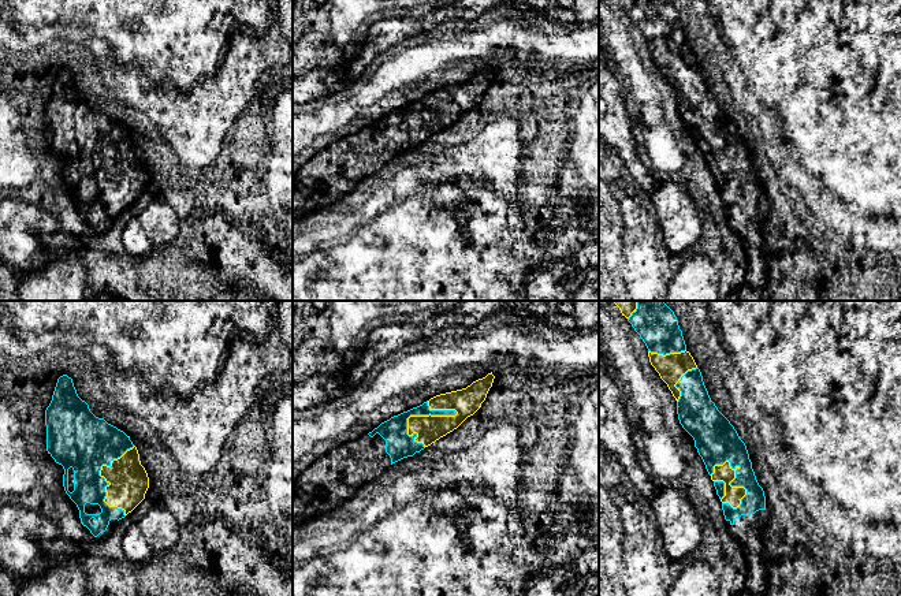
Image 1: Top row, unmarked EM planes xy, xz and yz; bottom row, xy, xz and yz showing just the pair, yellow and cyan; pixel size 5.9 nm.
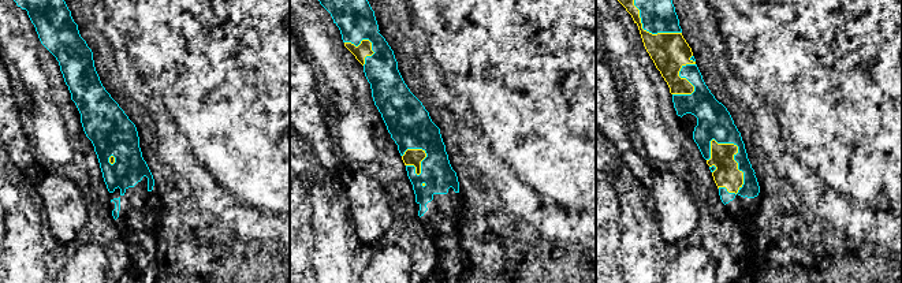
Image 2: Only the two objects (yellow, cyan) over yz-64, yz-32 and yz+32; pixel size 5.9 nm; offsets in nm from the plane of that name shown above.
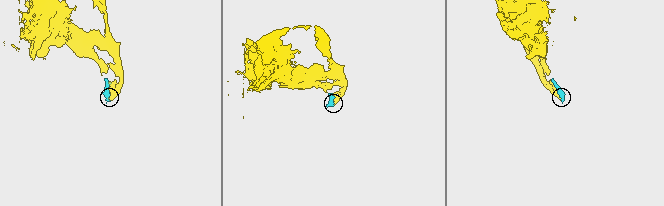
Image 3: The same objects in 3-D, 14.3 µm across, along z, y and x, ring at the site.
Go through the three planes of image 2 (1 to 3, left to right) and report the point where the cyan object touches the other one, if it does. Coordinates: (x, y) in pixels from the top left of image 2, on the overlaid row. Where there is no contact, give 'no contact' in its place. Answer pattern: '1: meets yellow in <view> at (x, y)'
1: meets yellow in yz-64 at (114, 160)
2: meets yellow in yz-32 at (425, 156)
3: meets yellow in yz+32 at (733, 159)

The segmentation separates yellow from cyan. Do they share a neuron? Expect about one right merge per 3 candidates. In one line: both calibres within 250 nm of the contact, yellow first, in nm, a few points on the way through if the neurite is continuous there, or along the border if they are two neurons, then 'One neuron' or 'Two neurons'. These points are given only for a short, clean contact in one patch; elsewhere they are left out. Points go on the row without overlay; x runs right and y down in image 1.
Thickness 160 nm (yellow) against 160 nm. One neuron

